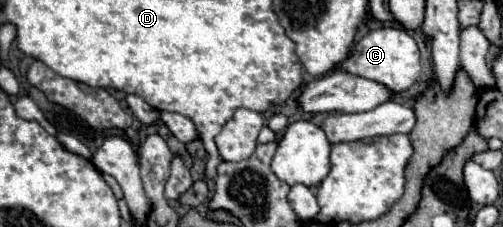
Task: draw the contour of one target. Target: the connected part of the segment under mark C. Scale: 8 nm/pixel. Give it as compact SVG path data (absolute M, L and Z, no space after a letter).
M380 27L364 35L356 45L354 51L334 67L336 71L350 71L352 75L360 75L378 83L384 83L388 91L406 91L410 89L422 75L422 65L420 65L420 49L414 41L412 35L408 35L404 29L396 27Z

